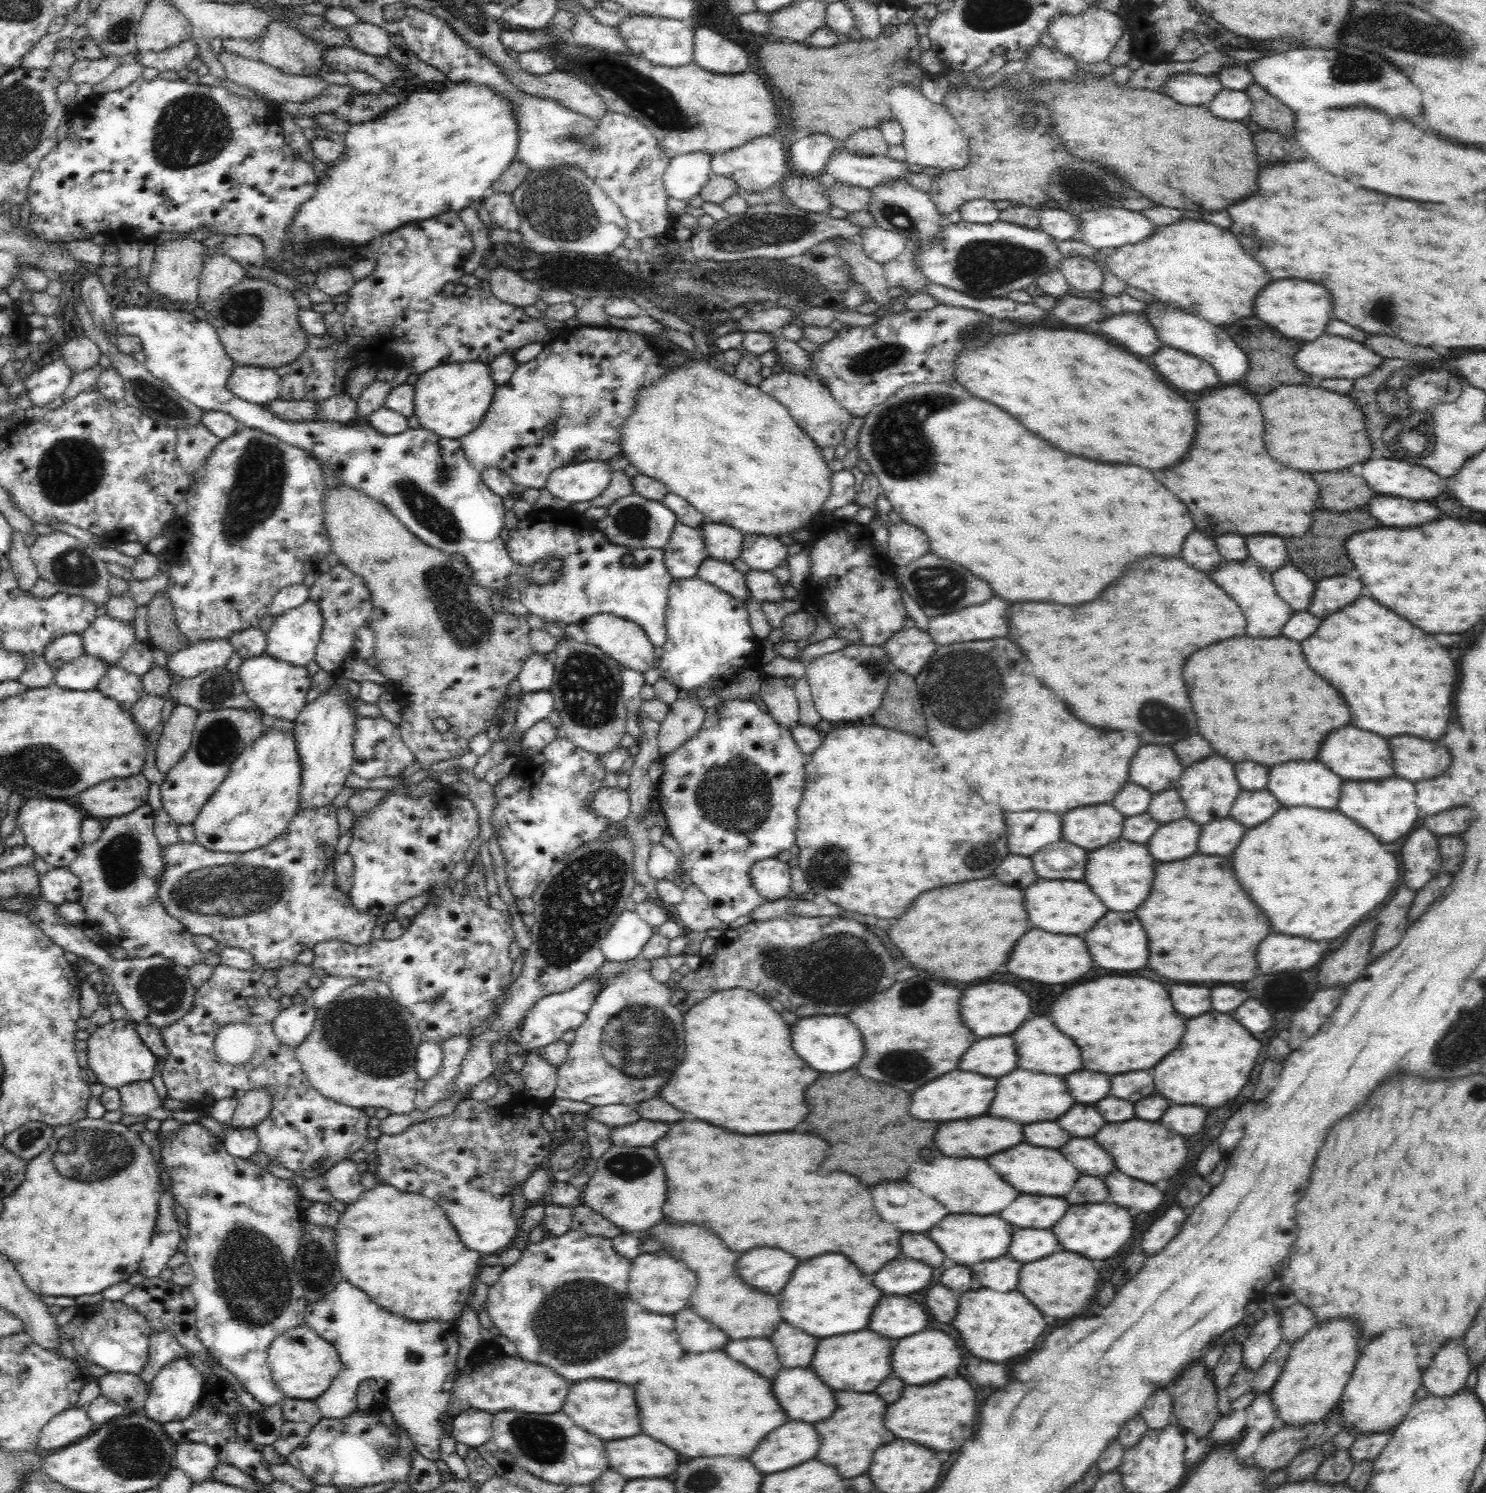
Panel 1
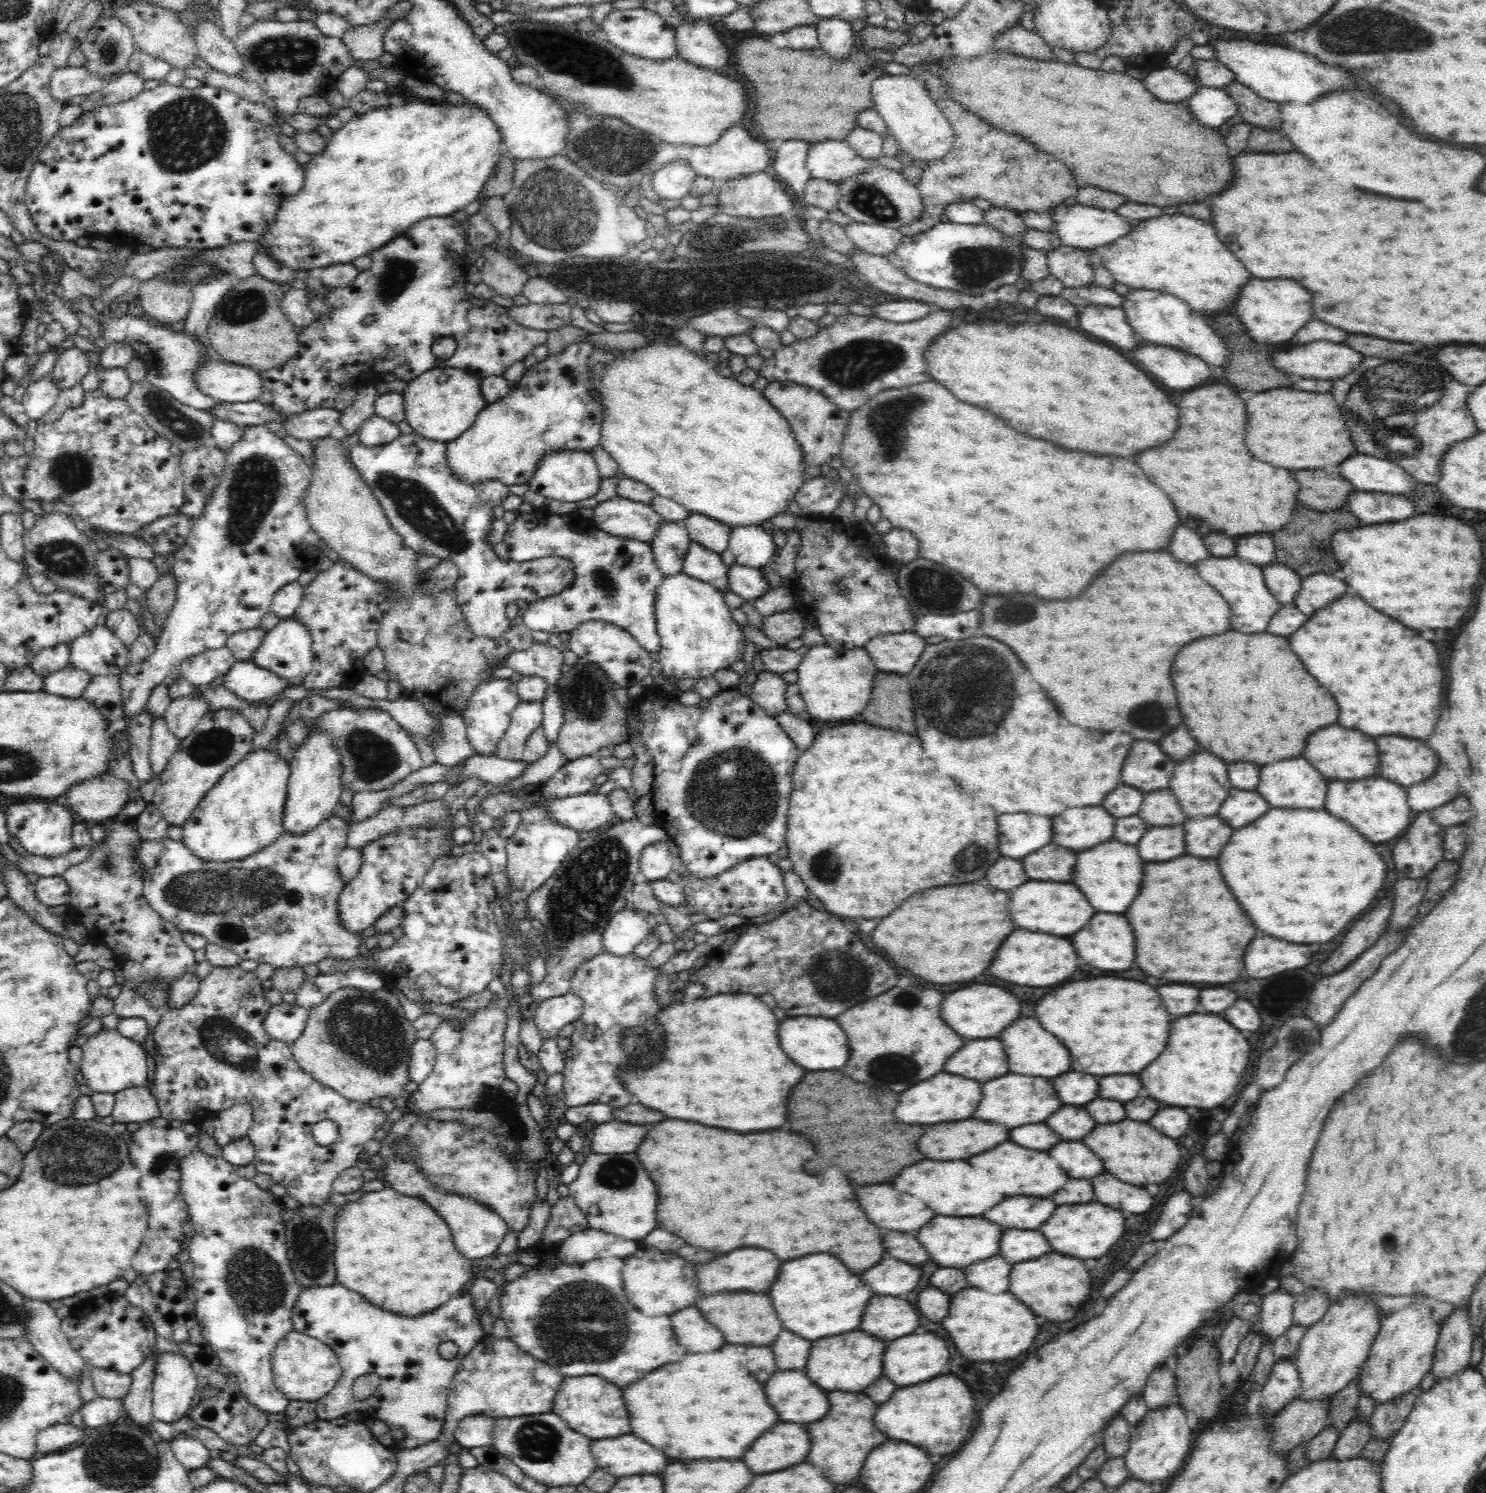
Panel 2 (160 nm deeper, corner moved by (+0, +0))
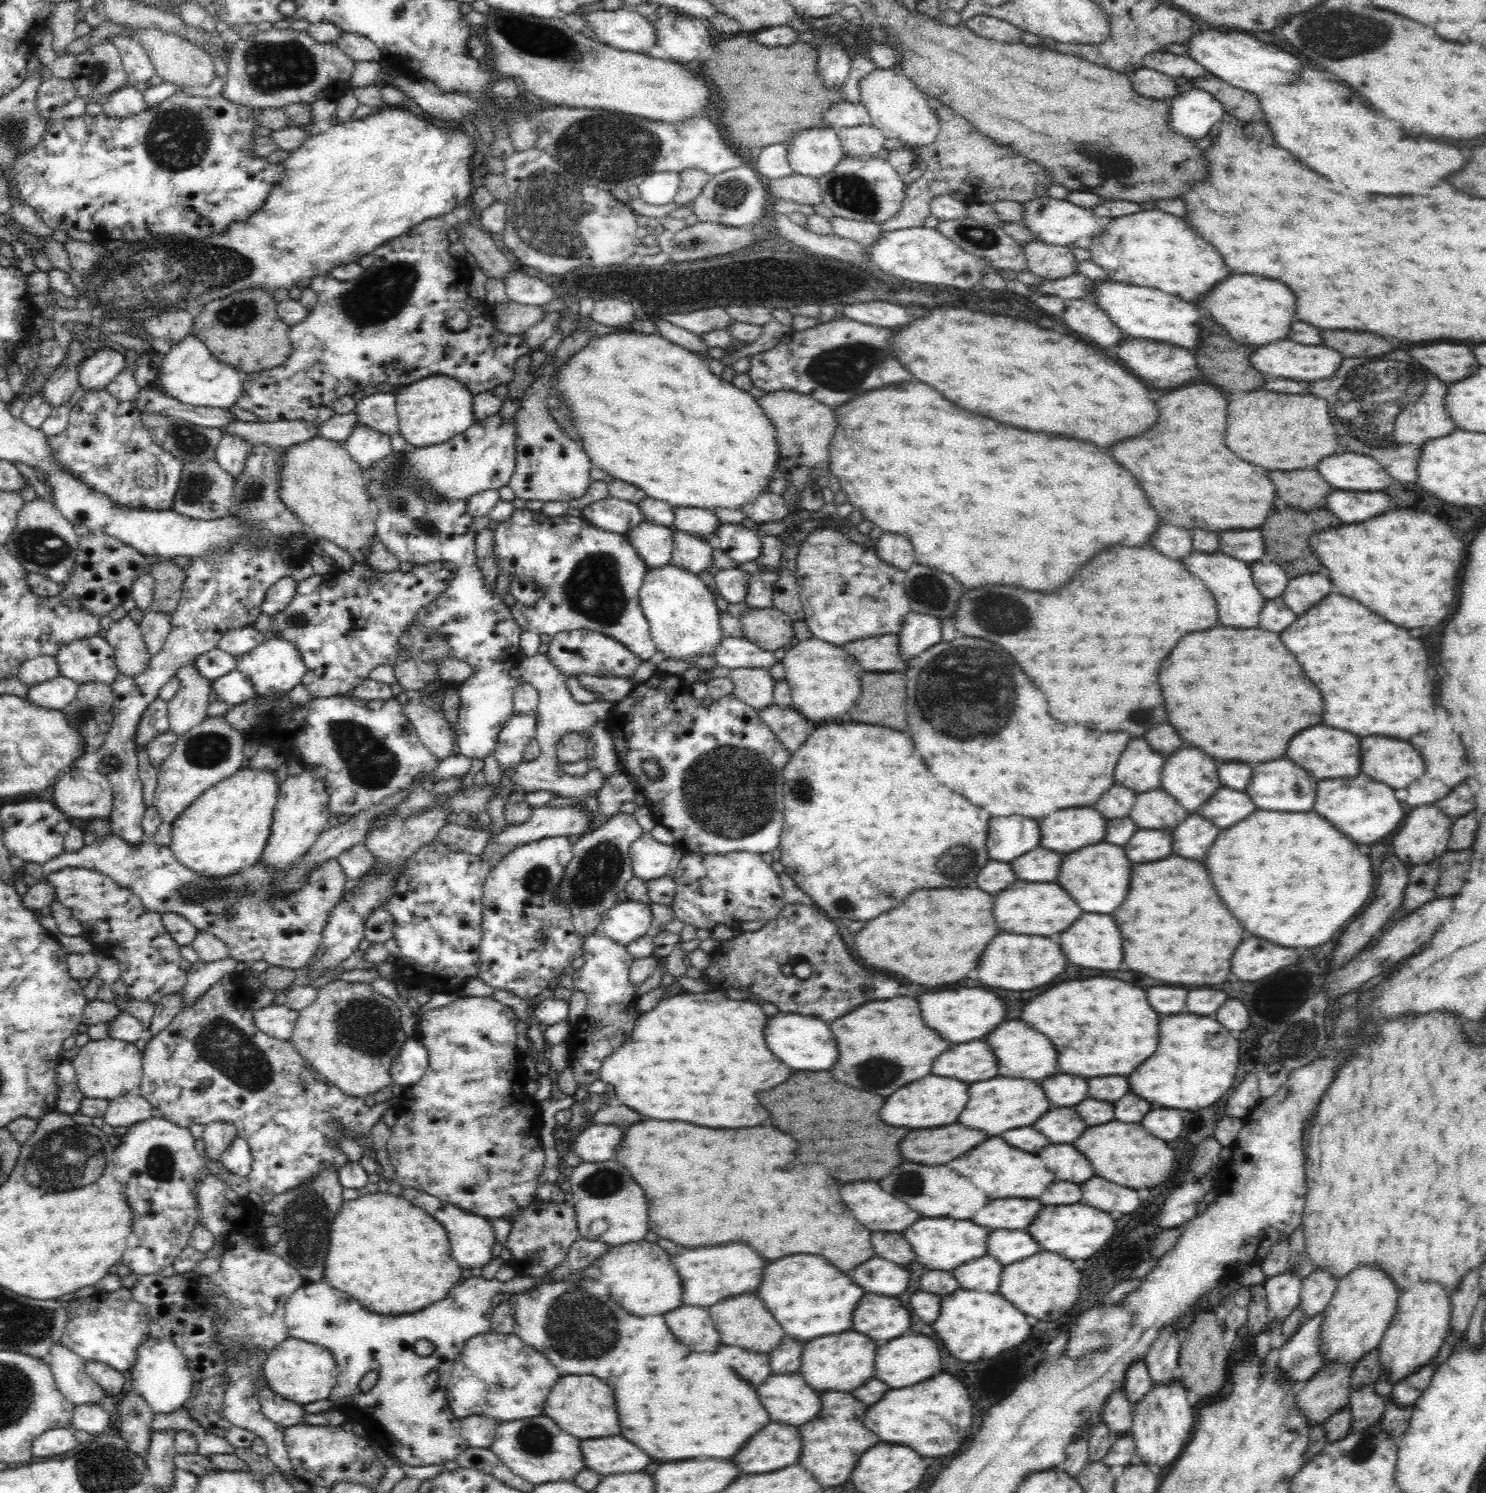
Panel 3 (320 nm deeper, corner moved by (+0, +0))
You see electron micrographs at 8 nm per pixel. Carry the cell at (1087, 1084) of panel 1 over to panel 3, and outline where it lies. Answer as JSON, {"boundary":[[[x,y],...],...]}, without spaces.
{"boundary":[[[1056,1074],[1054,1078],[1046,1078],[1040,1086],[1054,1106],[1070,1108],[1086,1098],[1086,1080],[1070,1074]]]}

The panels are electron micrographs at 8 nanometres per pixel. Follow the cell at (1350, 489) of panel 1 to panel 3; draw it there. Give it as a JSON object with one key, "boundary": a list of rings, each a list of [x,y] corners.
{"boundary":[[[1272,470],[1270,480],[1280,500],[1284,500],[1290,506],[1298,506],[1302,511],[1323,508],[1324,498],[1328,496],[1330,490],[1333,490],[1328,482],[1320,478],[1316,470],[1310,470],[1310,472]]]}

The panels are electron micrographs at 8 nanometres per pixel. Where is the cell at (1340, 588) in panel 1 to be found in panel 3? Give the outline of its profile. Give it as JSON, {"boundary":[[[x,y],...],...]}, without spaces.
{"boundary":[[[1316,573],[1303,574],[1289,579],[1280,596],[1294,614],[1304,614],[1326,594],[1330,594],[1330,588],[1332,584],[1328,578]]]}

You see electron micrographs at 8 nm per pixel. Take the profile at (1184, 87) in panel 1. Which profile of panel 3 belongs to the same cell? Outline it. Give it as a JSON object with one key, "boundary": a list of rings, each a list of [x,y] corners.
{"boundary":[[[1138,67],[1128,75],[1132,89],[1139,95],[1156,100],[1170,100],[1175,96],[1174,78],[1151,68]]]}

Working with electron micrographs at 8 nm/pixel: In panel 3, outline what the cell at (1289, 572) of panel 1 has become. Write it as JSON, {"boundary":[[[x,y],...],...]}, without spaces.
{"boundary":[[[1263,557],[1248,564],[1252,571],[1252,581],[1258,589],[1258,593],[1266,599],[1275,599],[1284,592],[1289,578],[1286,576],[1284,569],[1269,558]]]}

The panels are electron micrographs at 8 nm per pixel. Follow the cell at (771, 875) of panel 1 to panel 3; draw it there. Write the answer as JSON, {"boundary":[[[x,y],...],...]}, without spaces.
{"boundary":[[[732,850],[726,854],[684,851],[669,875],[675,883],[674,899],[669,907],[675,918],[696,930],[711,932],[720,924],[739,928],[742,922],[760,920],[766,924],[778,917],[784,906],[778,874],[758,853],[745,850]]]}

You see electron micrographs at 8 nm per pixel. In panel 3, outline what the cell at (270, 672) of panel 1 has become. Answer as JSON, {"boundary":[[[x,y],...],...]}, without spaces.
{"boundary":[[[236,669],[212,681],[211,690],[214,690],[218,700],[231,706],[242,704],[242,702],[256,697],[252,683]]]}

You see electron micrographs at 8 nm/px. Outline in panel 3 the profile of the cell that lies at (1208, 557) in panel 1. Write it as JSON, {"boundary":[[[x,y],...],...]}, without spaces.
{"boundary":[[[1158,526],[1156,534],[1148,540],[1154,549],[1172,560],[1179,560],[1194,550],[1190,532],[1176,526]]]}

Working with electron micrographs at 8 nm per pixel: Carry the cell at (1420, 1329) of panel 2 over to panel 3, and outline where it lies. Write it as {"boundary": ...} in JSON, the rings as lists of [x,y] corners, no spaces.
{"boundary":[[[1418,1282],[1399,1292],[1396,1314],[1379,1343],[1382,1369],[1390,1375],[1392,1383],[1413,1374],[1420,1366],[1427,1364],[1438,1355],[1450,1332],[1452,1312],[1450,1292],[1440,1284]]]}

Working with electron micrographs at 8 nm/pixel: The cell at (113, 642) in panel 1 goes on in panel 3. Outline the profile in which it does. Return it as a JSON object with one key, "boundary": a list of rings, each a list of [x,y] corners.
{"boundary":[[[99,635],[70,642],[55,654],[54,659],[58,674],[78,685],[88,682],[111,685],[118,674],[114,651]]]}

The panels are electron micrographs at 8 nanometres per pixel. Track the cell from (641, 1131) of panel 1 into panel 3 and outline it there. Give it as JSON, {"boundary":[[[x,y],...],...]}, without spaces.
{"boundary":[[[592,1124],[582,1130],[572,1142],[572,1152],[581,1162],[595,1163],[612,1160],[616,1146],[622,1140],[622,1128]]]}

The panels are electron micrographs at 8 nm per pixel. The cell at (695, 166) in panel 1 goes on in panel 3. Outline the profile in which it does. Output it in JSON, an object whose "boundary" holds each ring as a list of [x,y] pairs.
{"boundary":[[[655,172],[646,176],[637,188],[642,201],[654,206],[664,206],[674,201],[678,184],[678,172]]]}

